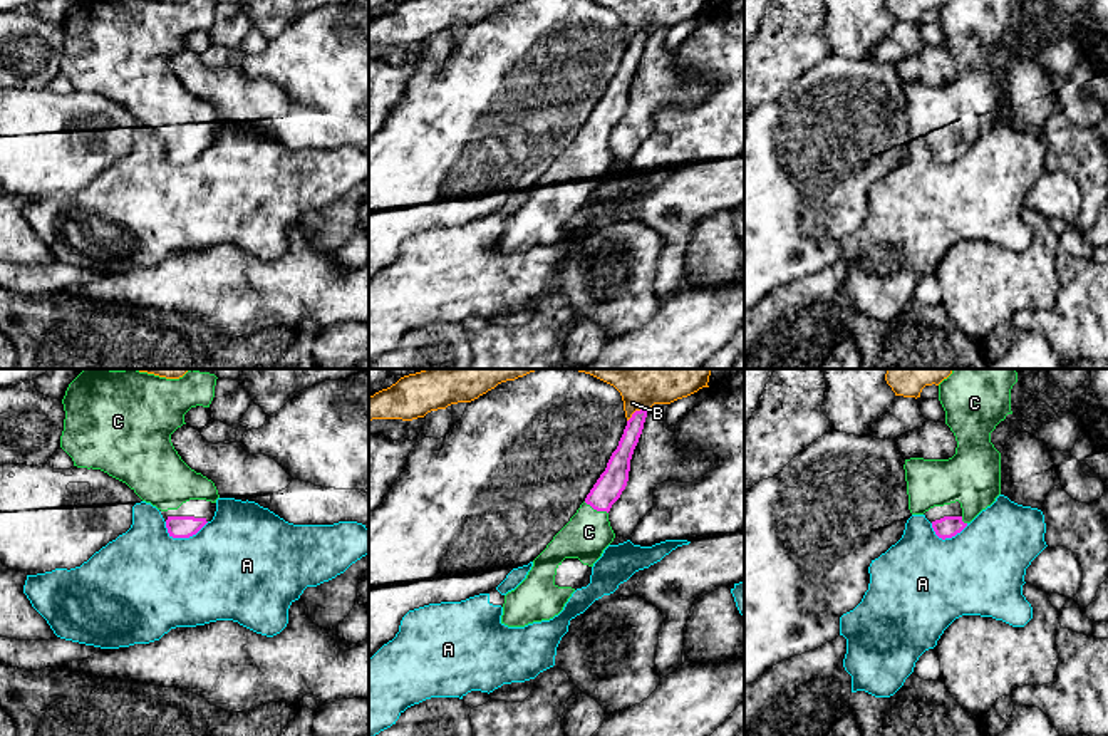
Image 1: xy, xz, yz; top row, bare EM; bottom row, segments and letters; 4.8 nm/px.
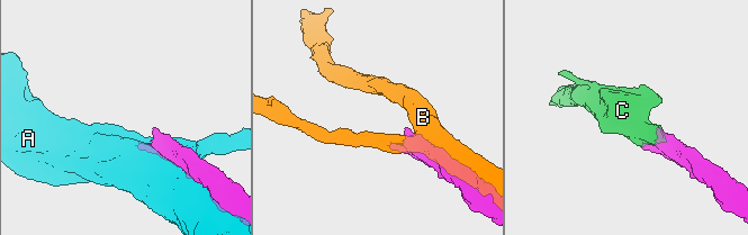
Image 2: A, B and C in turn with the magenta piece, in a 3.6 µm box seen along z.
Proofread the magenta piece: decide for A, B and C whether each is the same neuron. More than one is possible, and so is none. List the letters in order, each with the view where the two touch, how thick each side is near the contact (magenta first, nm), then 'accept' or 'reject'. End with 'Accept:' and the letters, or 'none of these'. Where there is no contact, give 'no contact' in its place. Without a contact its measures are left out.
A: meets magenta in xy; 110 nm thick on the magenta side, 460 nm on the other; reject
B: meets magenta in xz; 100 nm thick on the magenta side, 160 nm on the other; reject
C: meets magenta in xz; 140 nm thick on the magenta side, 220 nm on the other; accept
Accept: C

